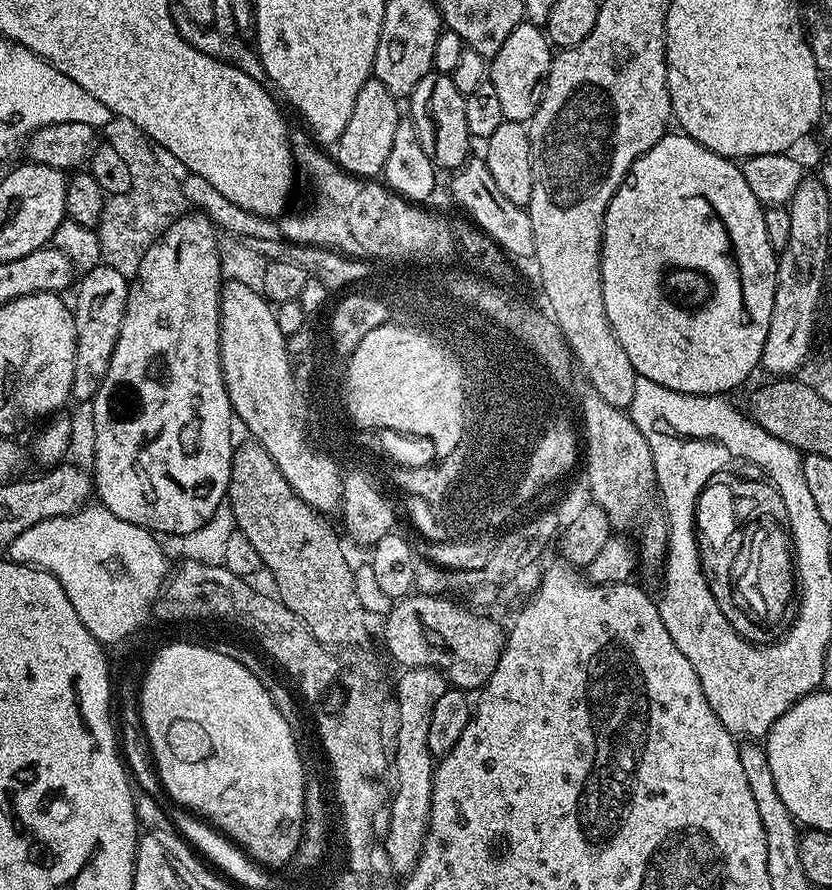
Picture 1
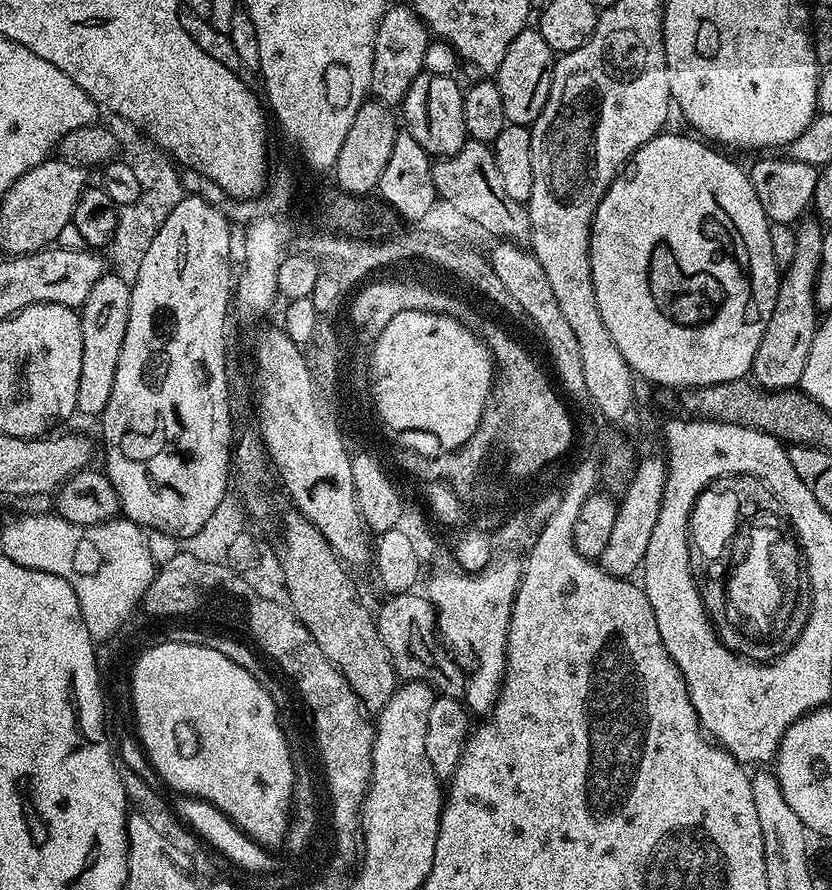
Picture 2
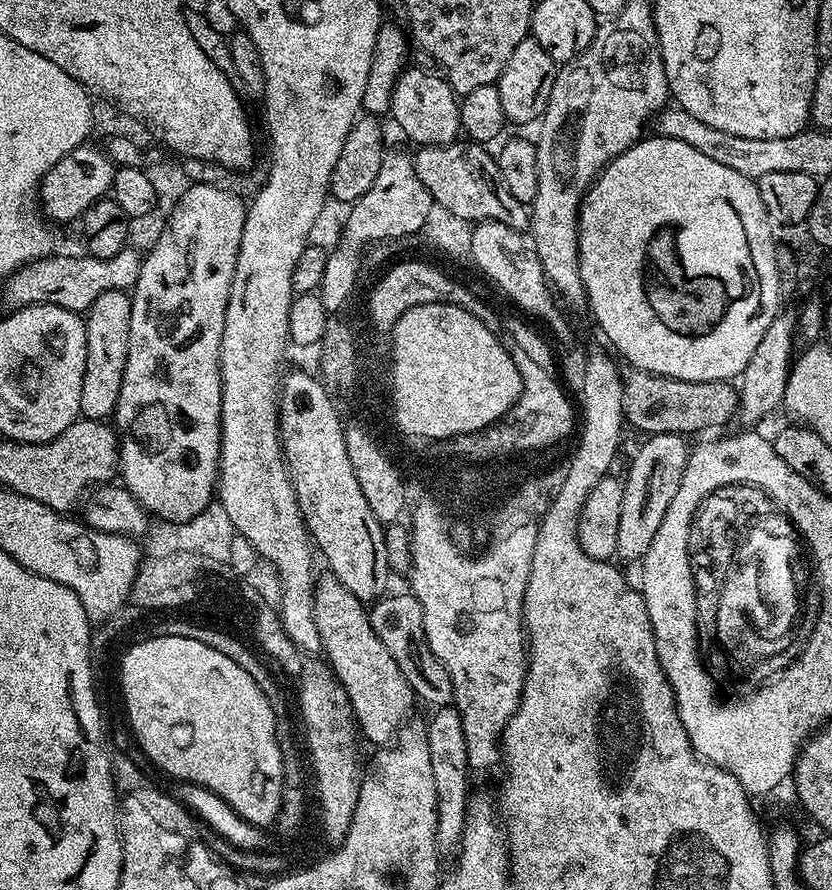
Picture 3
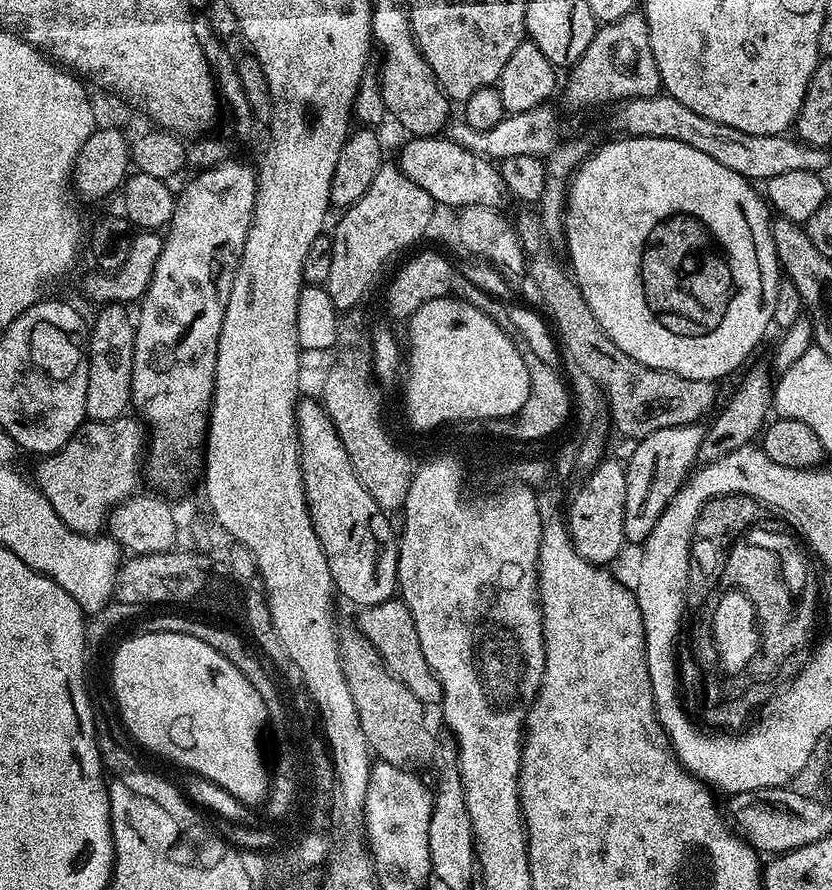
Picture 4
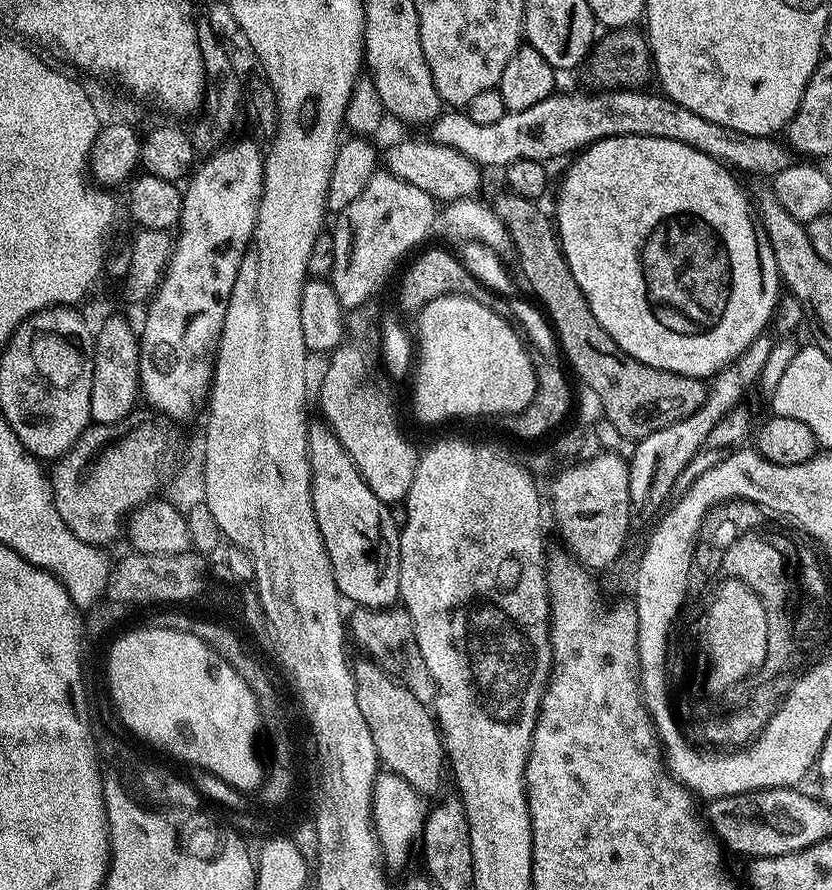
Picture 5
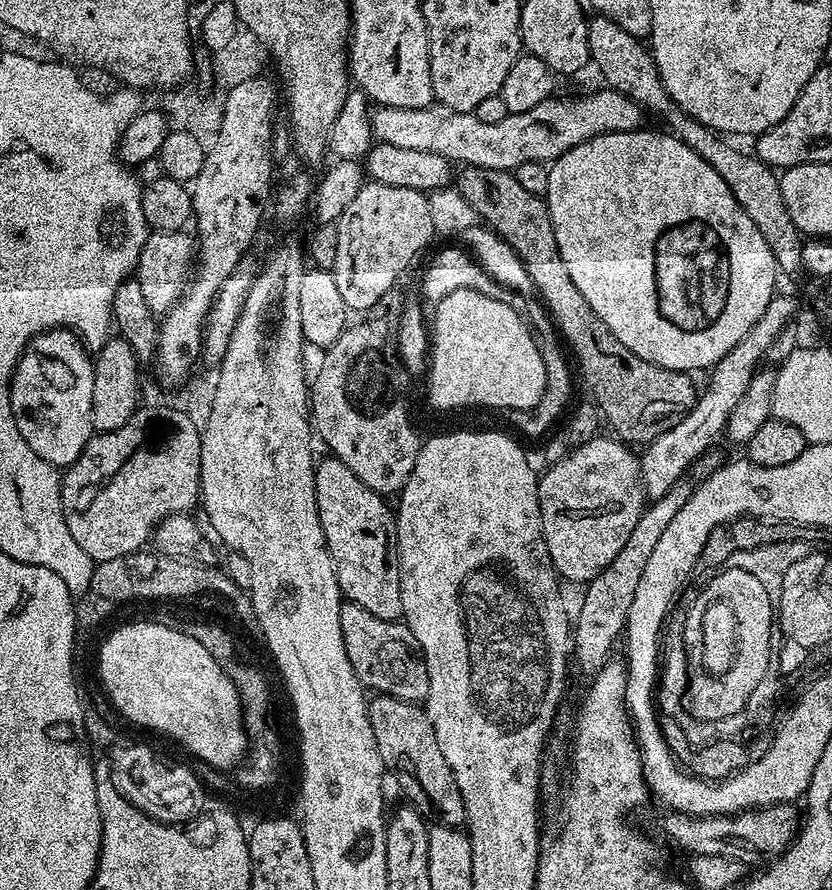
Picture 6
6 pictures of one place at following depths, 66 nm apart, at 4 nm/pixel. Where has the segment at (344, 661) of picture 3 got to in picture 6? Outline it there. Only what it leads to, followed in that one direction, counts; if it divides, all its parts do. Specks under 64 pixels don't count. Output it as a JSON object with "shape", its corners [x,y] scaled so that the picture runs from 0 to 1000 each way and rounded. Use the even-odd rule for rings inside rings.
{"shape":[[[452,780],[442,787],[442,806],[454,834],[454,847],[468,869],[476,867],[476,876],[486,884],[494,902],[523,925],[553,928],[560,913],[550,879],[526,839],[526,829],[513,799],[504,790],[480,787],[472,782]]]}

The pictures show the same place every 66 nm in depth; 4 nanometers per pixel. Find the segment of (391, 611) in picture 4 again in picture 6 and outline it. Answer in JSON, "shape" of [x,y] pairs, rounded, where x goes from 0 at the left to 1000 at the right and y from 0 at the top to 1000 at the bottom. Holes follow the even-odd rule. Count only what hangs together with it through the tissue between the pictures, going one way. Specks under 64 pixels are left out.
{"shape":[[[417,676],[410,678],[409,699],[416,739],[421,739],[421,748],[425,748],[425,757],[439,774],[492,789],[513,788],[517,762],[510,747],[510,734],[489,701],[460,697],[435,685],[435,681]]]}

